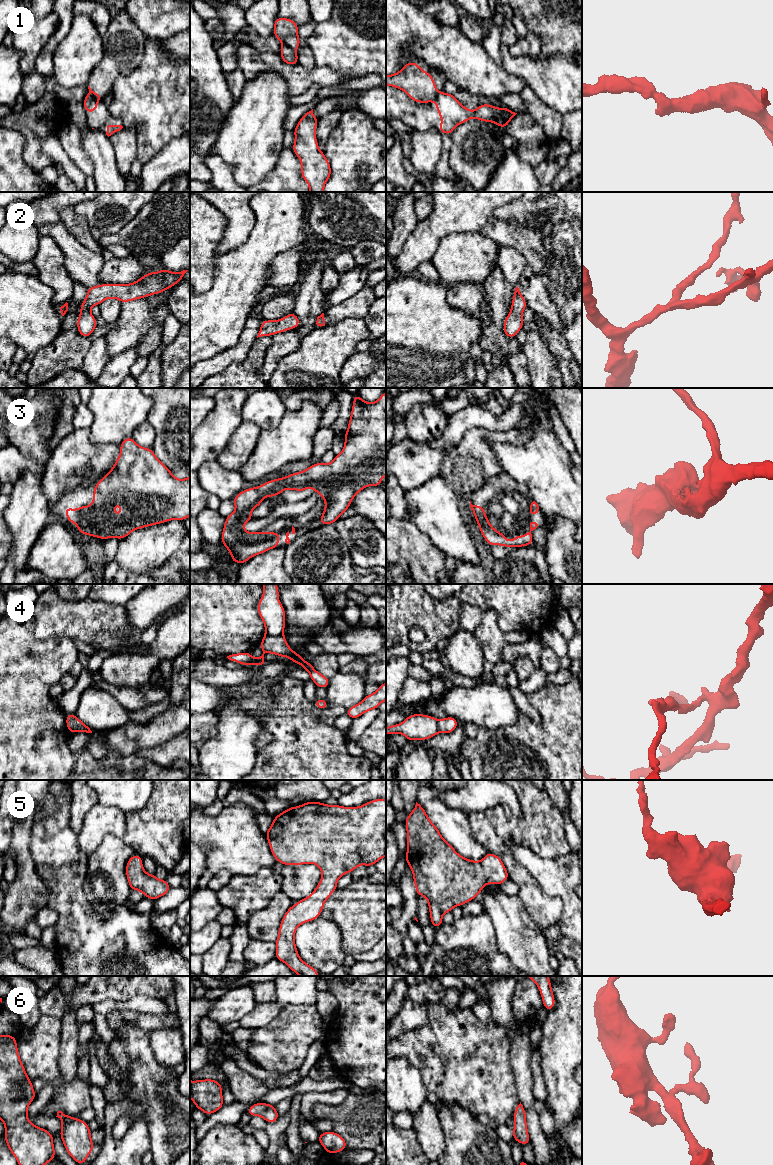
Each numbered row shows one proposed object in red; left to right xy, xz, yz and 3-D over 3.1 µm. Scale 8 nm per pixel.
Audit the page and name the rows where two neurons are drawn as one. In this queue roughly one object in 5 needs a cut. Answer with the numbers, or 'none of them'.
1, 4

